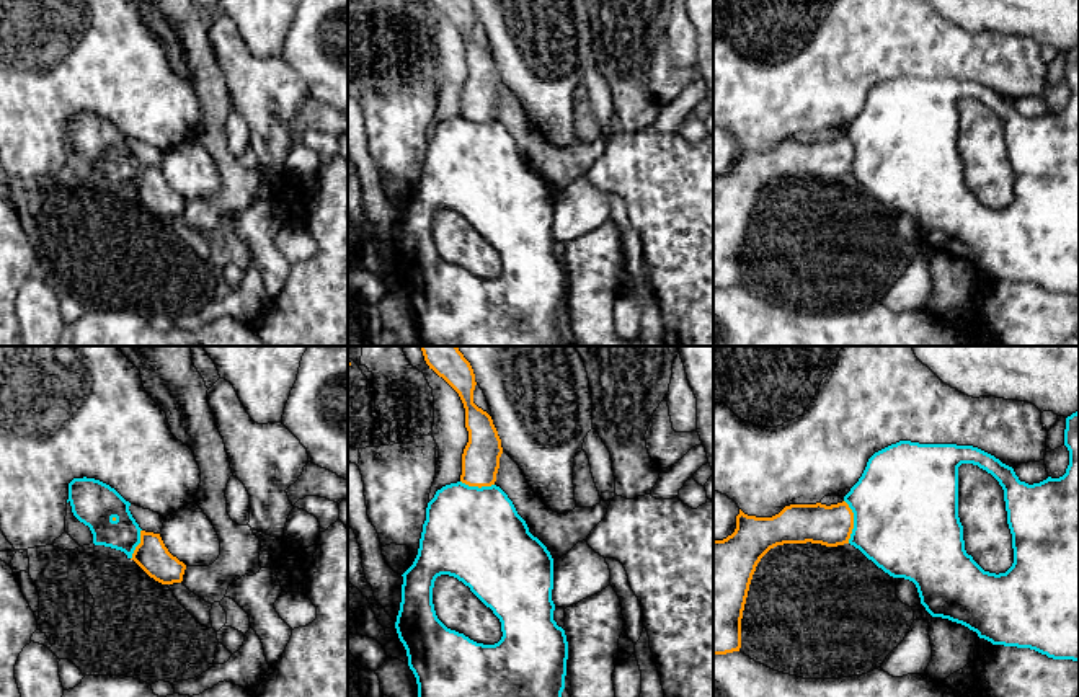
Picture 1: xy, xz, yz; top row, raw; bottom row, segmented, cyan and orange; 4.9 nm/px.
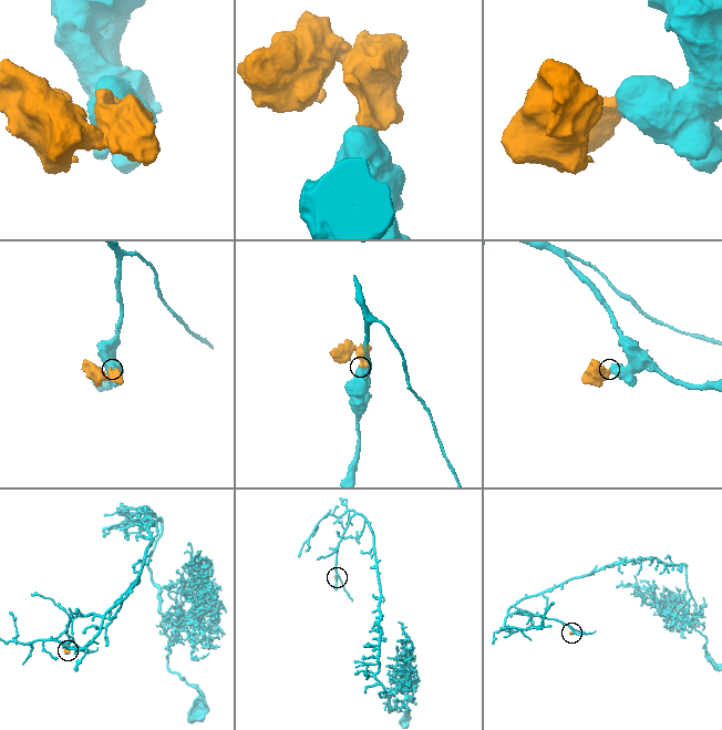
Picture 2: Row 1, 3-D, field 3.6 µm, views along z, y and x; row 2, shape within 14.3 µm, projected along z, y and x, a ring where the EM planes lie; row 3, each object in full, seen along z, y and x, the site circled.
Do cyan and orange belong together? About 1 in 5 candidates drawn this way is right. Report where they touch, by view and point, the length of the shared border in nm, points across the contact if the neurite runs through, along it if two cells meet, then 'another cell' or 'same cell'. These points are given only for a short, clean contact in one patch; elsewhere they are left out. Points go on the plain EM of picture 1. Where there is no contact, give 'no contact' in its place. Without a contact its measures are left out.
yz (854, 155) | 220 nm | along yz (844, 134), (852, 147), (849, 177) | another cell

